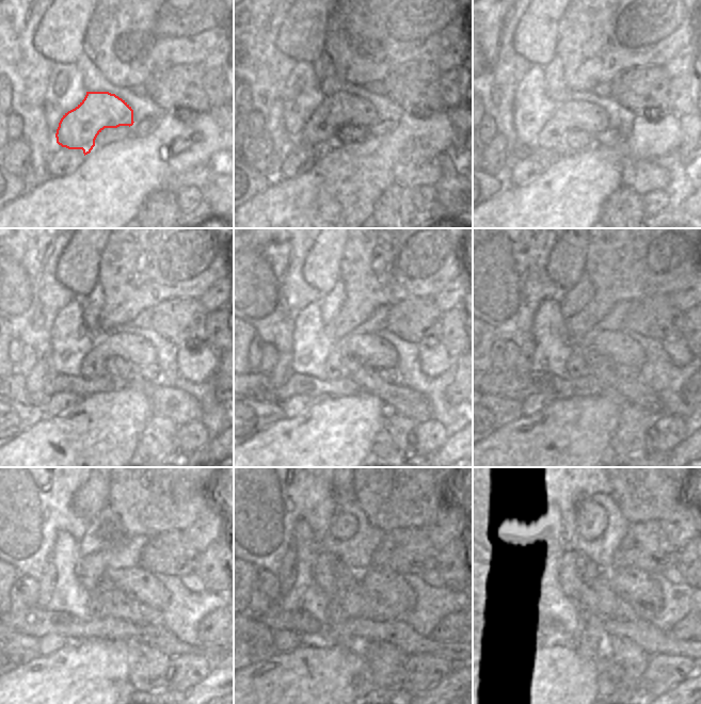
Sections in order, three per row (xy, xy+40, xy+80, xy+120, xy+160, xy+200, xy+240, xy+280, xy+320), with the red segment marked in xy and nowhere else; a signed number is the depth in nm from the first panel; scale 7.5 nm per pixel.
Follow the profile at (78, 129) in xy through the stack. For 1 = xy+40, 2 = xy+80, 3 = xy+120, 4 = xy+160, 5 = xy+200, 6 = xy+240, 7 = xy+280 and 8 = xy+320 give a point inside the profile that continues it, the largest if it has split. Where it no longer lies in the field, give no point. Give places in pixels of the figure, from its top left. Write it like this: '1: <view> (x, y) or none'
1: xy+40 (340, 109)
2: xy+80 (580, 112)
3: xy+120 (133, 349)
4: xy+160 (369, 349)
5: xy+200 (617, 345)
6: xy+240 (142, 585)
7: xy+280 (388, 588)
8: xy+320 (639, 589)

